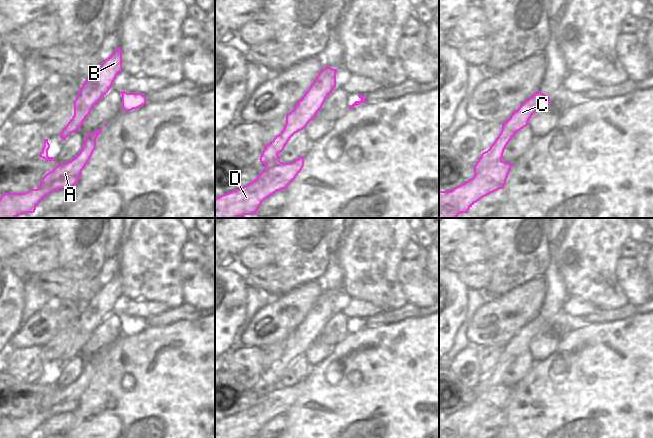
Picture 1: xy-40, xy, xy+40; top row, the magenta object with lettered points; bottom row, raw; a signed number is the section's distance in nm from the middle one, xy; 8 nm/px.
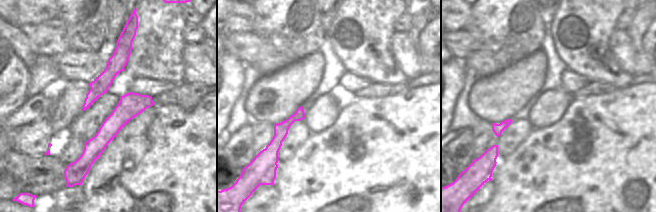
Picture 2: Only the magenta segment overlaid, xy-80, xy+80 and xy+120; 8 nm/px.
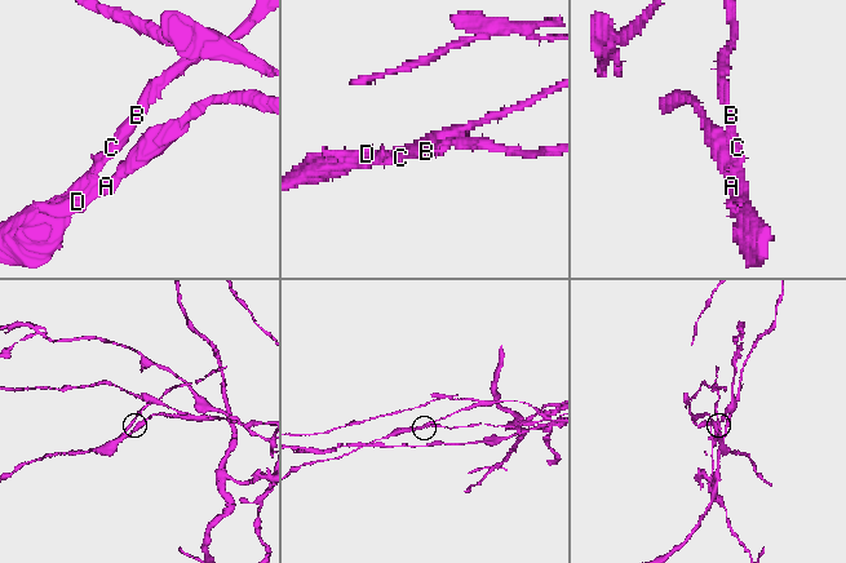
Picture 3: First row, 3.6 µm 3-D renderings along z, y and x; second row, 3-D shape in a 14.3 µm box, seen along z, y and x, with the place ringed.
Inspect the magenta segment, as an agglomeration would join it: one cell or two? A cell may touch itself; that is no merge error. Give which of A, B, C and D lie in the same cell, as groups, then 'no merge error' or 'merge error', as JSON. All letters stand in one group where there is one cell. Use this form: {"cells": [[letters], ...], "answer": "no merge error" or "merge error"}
{"cells": [["A", "D"], ["B", "C"]], "answer": "merge error"}

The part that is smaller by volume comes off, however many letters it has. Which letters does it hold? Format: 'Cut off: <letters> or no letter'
Cut off: B, C

